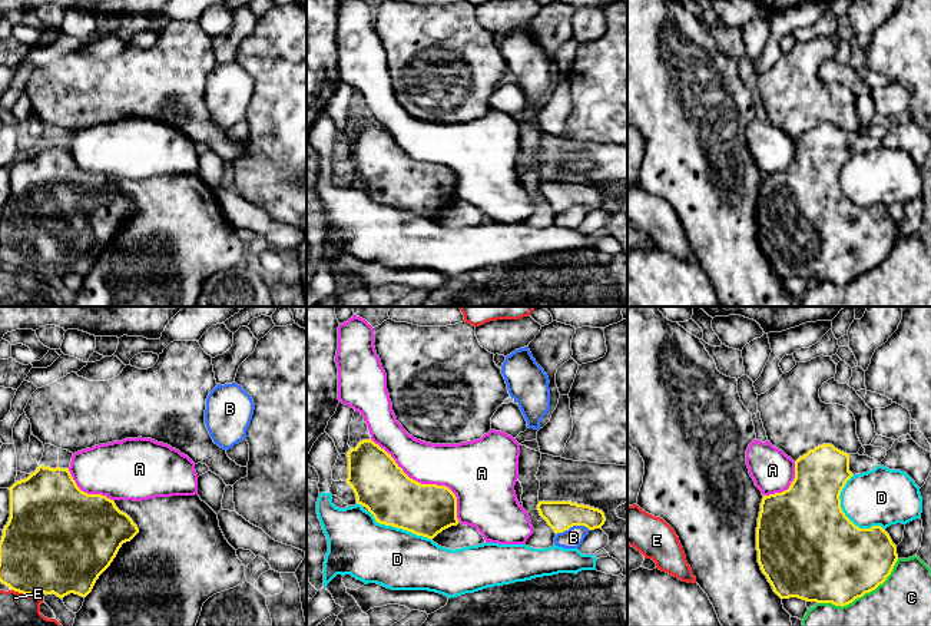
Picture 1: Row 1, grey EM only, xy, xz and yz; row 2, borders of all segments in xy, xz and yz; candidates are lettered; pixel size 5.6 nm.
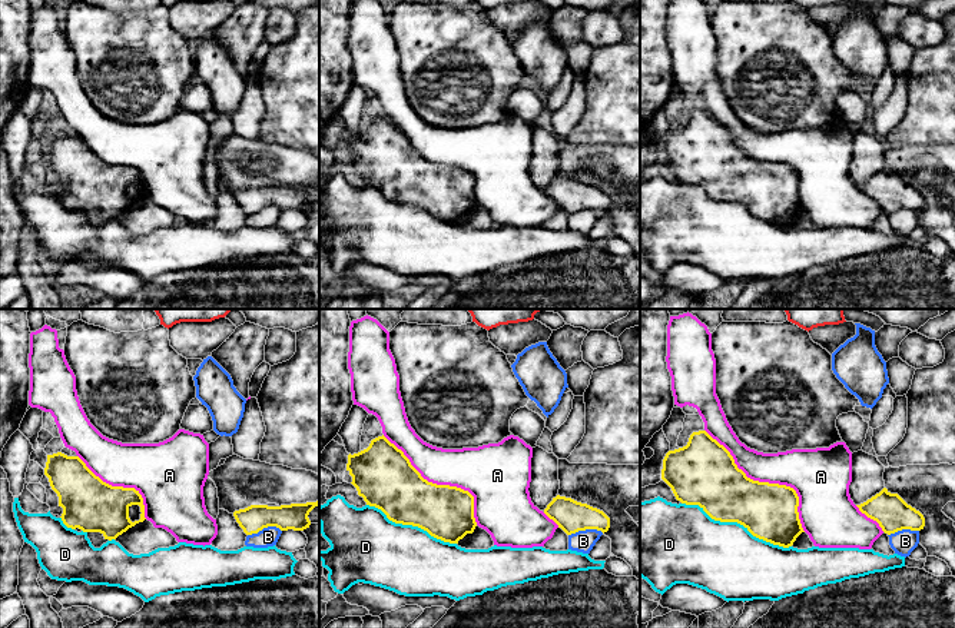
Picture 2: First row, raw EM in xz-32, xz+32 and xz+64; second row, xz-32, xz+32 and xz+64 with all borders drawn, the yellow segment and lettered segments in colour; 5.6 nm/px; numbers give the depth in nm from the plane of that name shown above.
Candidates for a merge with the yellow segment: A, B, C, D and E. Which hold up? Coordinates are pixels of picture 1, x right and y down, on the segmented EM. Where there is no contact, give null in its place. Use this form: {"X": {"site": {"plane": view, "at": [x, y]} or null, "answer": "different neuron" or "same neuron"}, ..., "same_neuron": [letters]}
{"A": {"site": {"plane": "xz", "at": [426, 484]}, "answer": "different neuron"}, "B": {"site": {"plane": "xz", "at": [572, 526]}, "answer": "different neuron"}, "C": {"site": {"plane": "yz", "at": [861, 596]}, "answer": "different neuron"}, "D": {"site": {"plane": "yz", "at": [844, 514]}, "answer": "different neuron"}, "E": {"site": {"plane": "xy", "at": [23, 593]}, "answer": "different neuron"}, "same_neuron": []}

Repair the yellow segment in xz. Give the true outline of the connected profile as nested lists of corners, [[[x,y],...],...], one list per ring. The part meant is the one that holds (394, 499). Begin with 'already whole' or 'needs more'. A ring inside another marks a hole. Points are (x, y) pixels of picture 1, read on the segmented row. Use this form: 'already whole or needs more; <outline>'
already whole; [[[371,438],[360,441],[347,457],[347,483],[377,523],[431,540],[460,523],[457,497],[448,487],[410,478]]]

